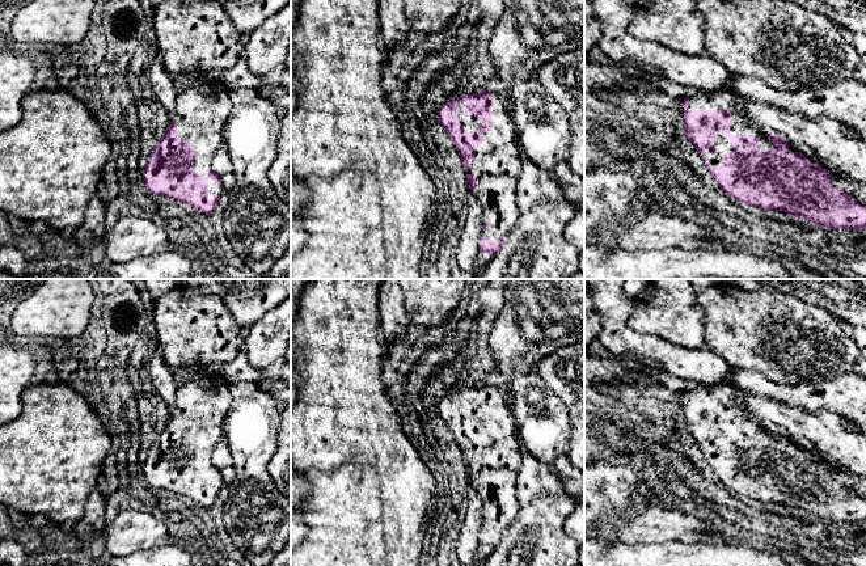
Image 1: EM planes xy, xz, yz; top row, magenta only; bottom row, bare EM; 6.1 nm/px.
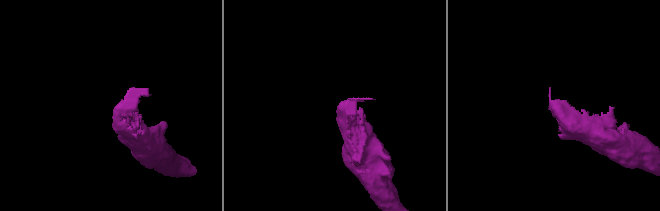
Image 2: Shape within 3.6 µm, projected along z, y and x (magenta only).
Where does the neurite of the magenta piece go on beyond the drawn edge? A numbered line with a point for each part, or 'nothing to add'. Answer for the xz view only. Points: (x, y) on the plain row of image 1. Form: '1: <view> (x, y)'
1: xz (469, 417)

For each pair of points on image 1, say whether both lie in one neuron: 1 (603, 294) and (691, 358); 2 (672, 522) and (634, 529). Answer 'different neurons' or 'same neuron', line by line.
1: same neuron
2: same neuron

